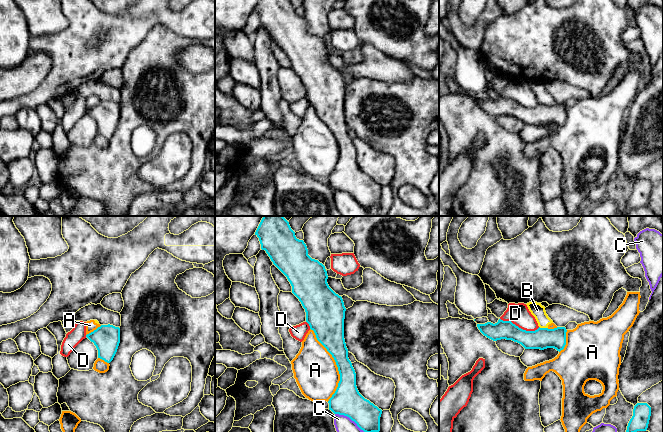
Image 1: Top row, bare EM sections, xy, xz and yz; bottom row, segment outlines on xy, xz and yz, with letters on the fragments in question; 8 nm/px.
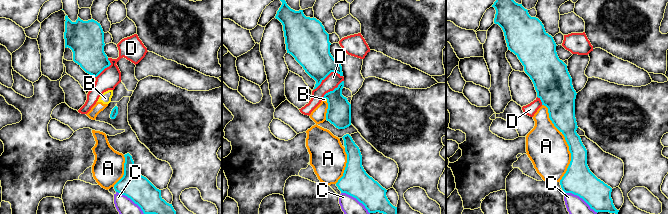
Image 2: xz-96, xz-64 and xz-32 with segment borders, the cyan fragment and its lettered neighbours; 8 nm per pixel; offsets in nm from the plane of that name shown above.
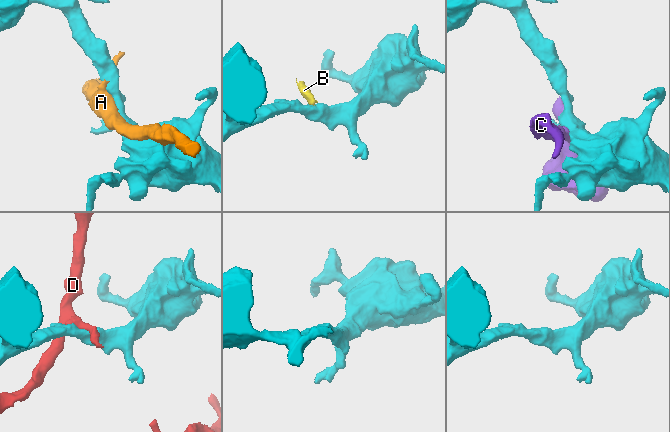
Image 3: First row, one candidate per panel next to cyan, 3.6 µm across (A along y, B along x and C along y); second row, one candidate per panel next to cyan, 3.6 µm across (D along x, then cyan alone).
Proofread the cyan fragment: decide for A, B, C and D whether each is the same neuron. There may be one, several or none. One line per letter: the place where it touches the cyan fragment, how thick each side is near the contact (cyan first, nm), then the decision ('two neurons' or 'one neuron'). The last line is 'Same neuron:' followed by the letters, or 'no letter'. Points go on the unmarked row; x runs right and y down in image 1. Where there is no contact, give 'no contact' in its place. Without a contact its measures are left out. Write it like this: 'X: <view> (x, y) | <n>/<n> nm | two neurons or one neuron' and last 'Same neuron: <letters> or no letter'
A: xz (336, 140) | 220/340 nm | two neurons
B: yz (543, 104) | 170/110 nm | two neurons
C: xz (352, 196) | 240/200 nm | two neurons
D: yz (520, 104) | 170/170 nm | two neurons
Same neuron: no letter

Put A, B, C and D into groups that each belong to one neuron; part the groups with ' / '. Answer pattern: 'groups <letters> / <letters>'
groups A B / C / D

